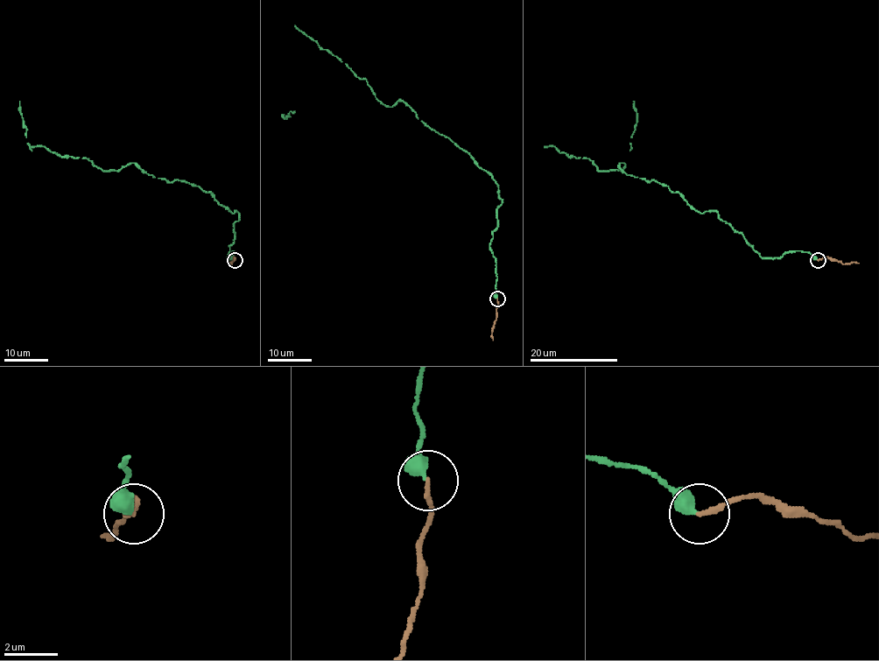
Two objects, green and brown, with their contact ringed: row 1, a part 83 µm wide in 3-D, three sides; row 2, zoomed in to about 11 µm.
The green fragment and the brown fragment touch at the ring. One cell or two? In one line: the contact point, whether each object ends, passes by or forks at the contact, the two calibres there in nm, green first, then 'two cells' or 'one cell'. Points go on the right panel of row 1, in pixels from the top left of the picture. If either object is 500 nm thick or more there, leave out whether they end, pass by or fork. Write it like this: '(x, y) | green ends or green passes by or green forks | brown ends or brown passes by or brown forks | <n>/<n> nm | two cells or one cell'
(818, 260) | green ends | brown ends | 440/180 nm | one cell

